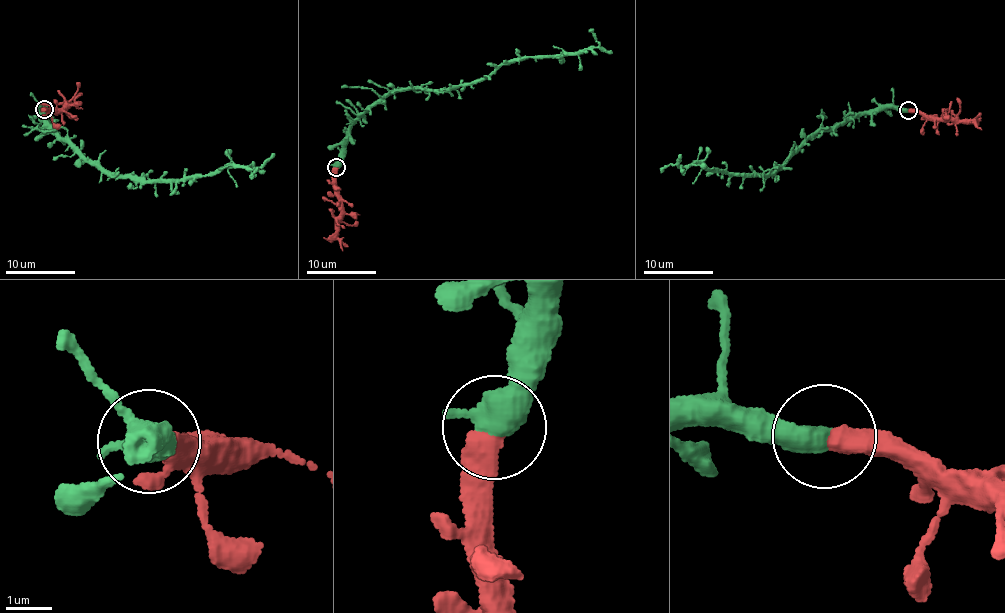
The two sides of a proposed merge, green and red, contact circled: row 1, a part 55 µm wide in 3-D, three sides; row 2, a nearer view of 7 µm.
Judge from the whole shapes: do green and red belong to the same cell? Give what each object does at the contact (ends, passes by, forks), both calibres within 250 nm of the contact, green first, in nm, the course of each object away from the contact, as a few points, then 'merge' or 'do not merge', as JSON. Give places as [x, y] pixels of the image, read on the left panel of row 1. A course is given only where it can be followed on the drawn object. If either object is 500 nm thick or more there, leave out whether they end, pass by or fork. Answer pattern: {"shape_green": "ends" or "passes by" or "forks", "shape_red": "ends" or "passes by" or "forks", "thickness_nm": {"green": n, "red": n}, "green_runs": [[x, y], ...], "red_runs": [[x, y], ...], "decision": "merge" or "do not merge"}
{"thickness_nm": {"green": 650, "red": 550}, "green_runs": [[44, 109], [39, 113], [61, 137], [111, 173], [176, 182], [262, 167], [250, 179]], "red_runs": [[44, 109], [63, 108], [81, 93]], "decision": "merge"}

